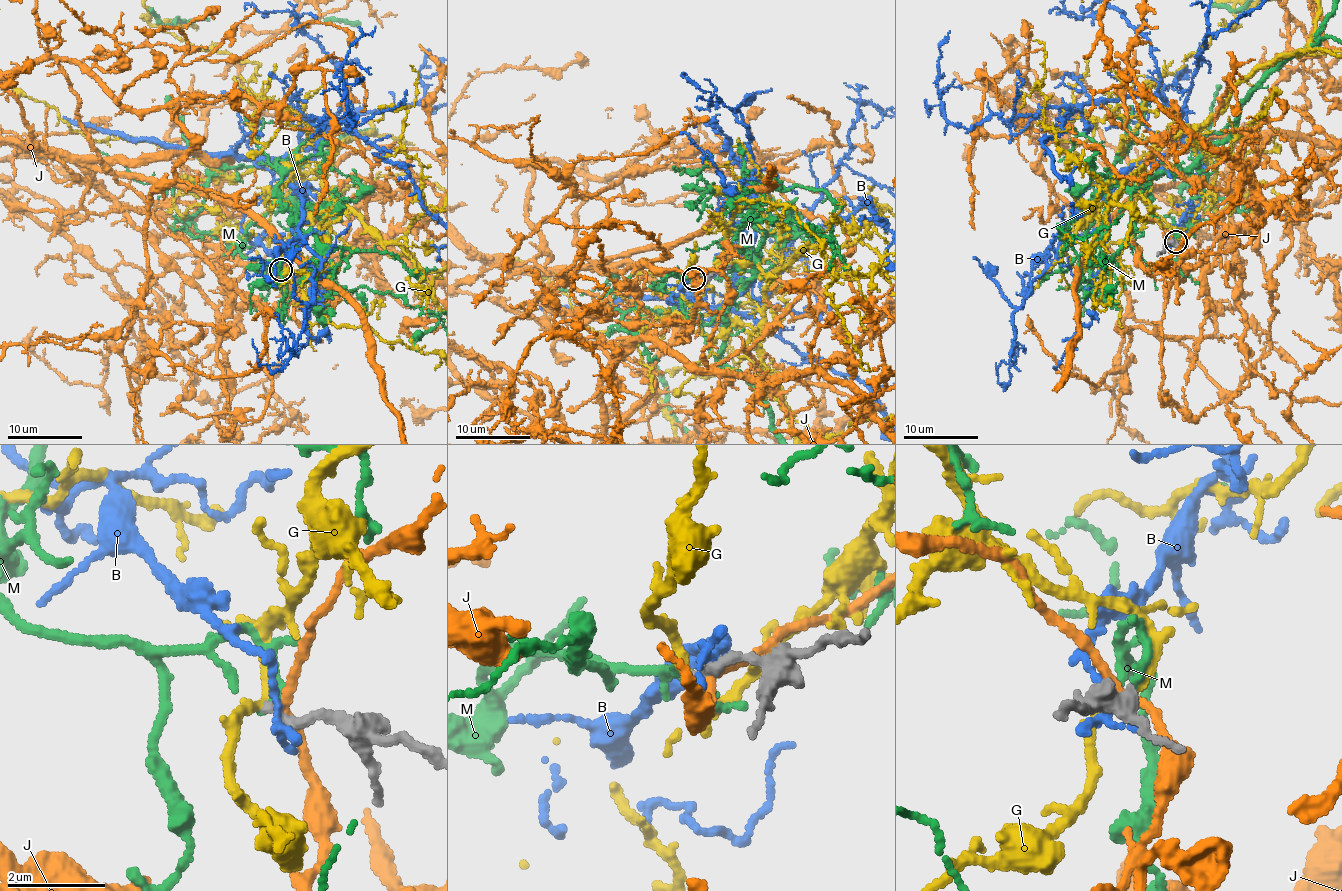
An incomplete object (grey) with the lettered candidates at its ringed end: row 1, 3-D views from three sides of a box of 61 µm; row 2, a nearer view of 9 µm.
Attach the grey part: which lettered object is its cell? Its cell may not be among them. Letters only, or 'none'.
G

